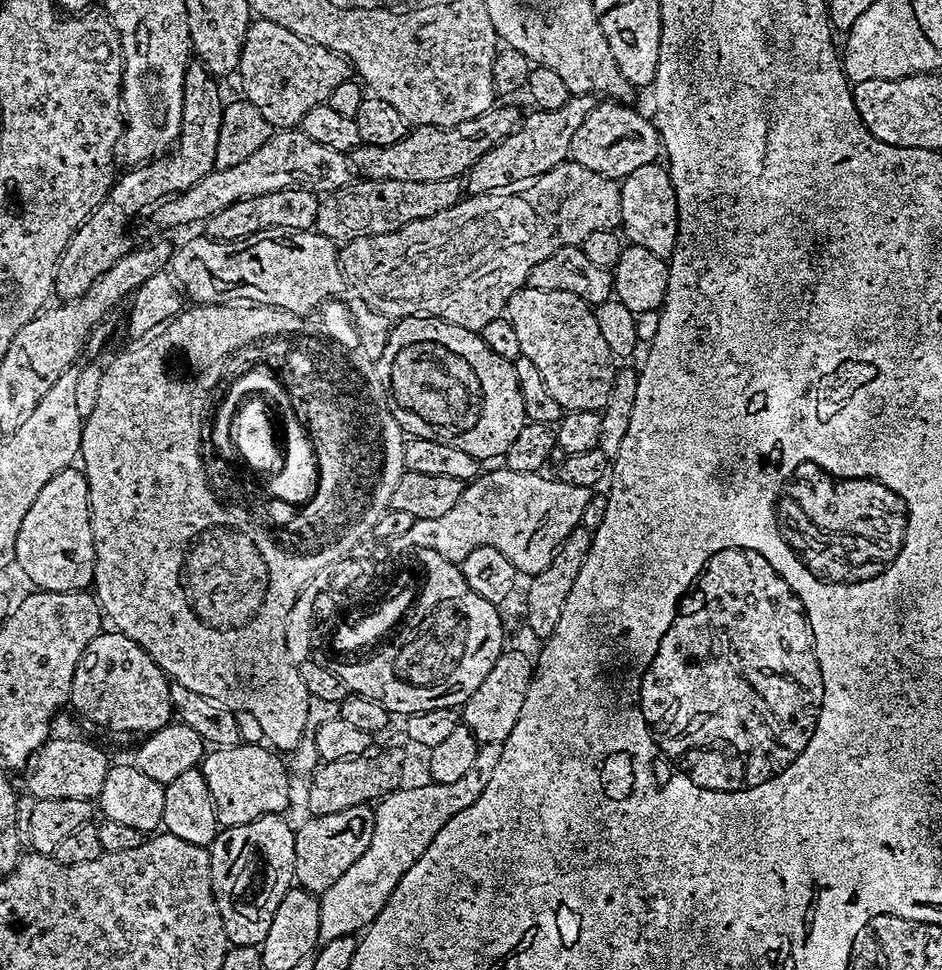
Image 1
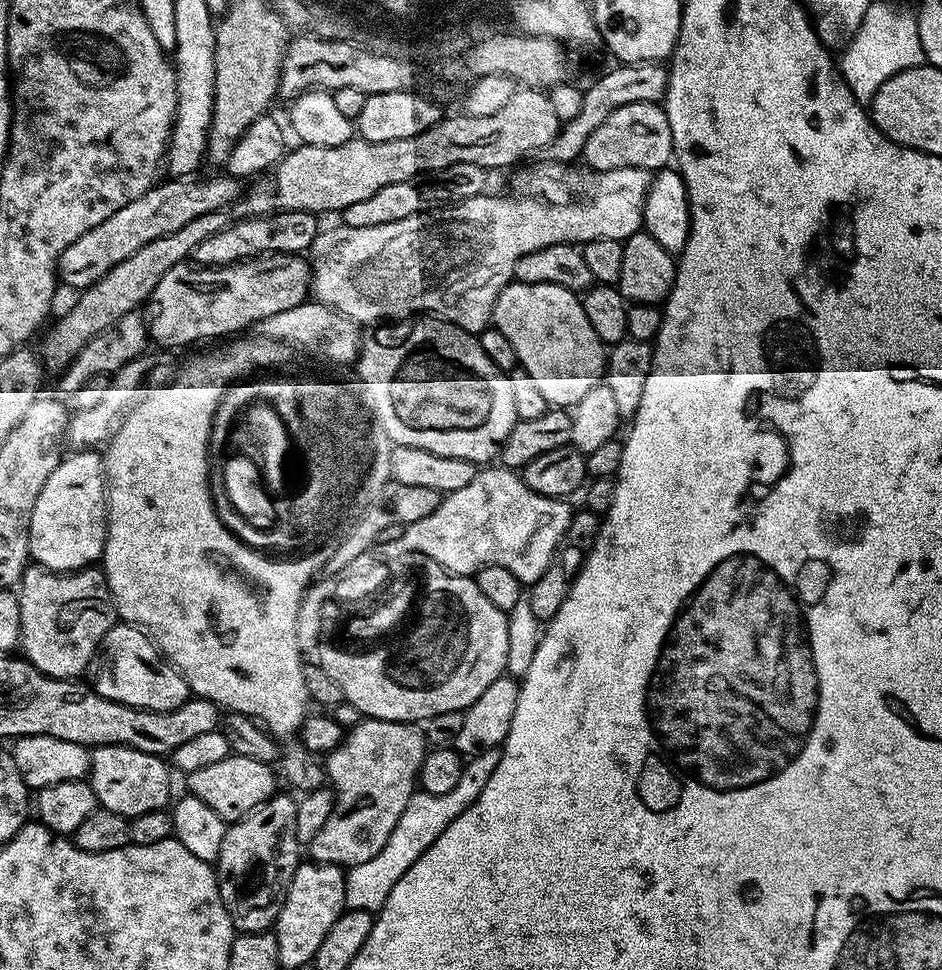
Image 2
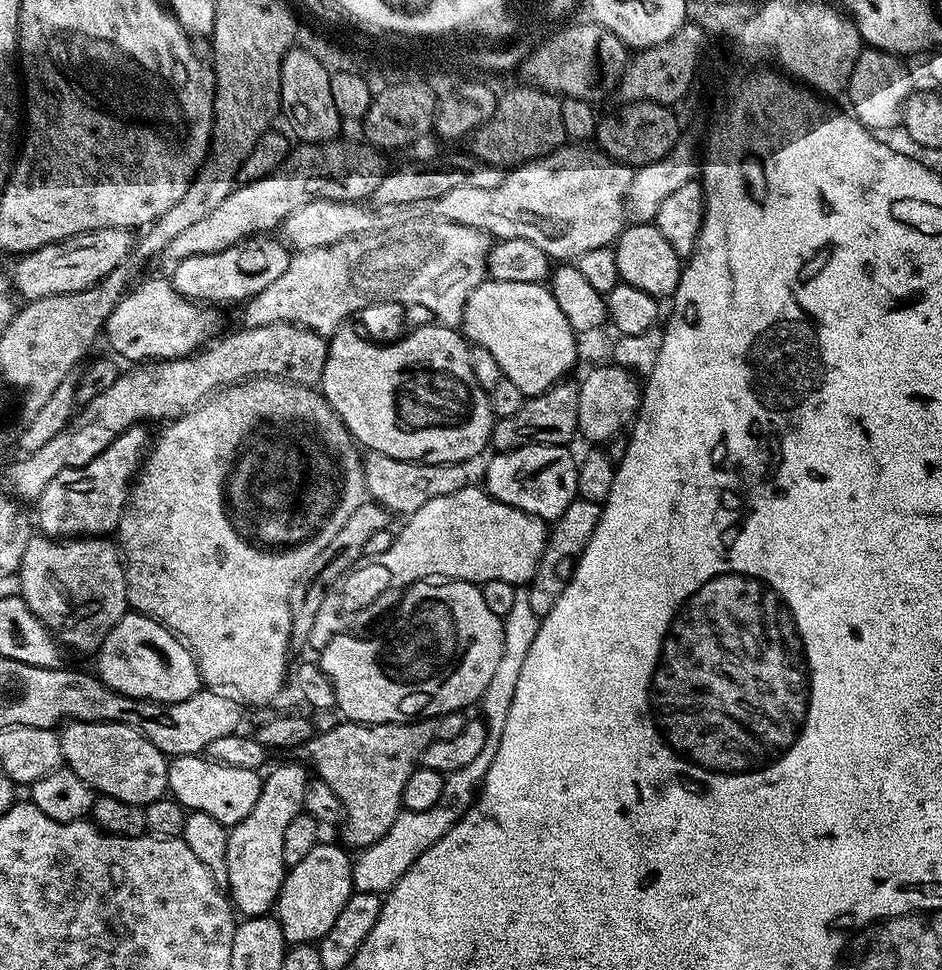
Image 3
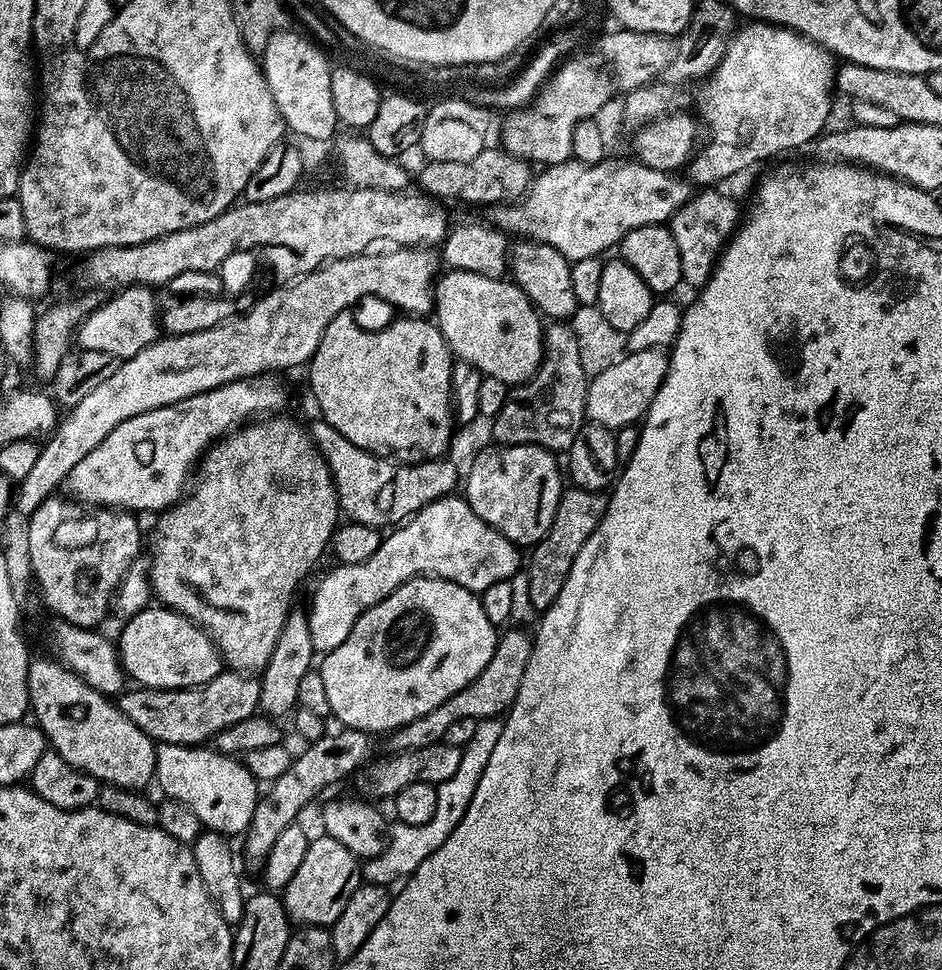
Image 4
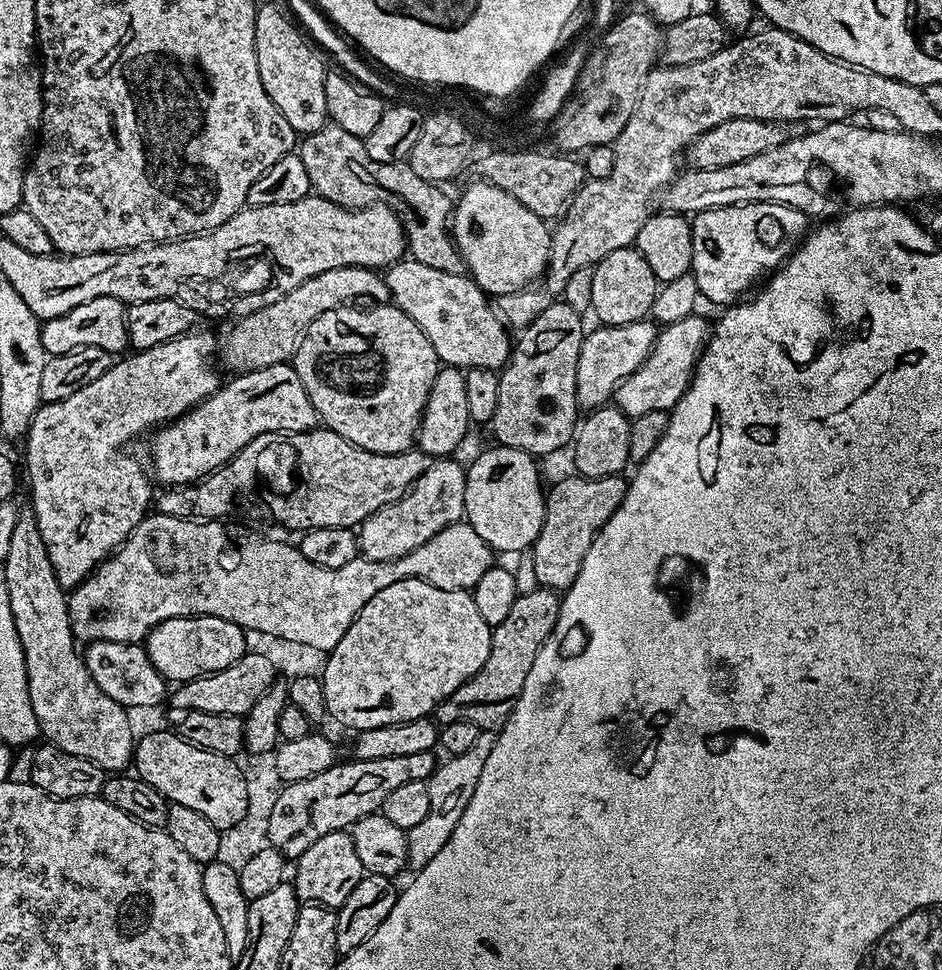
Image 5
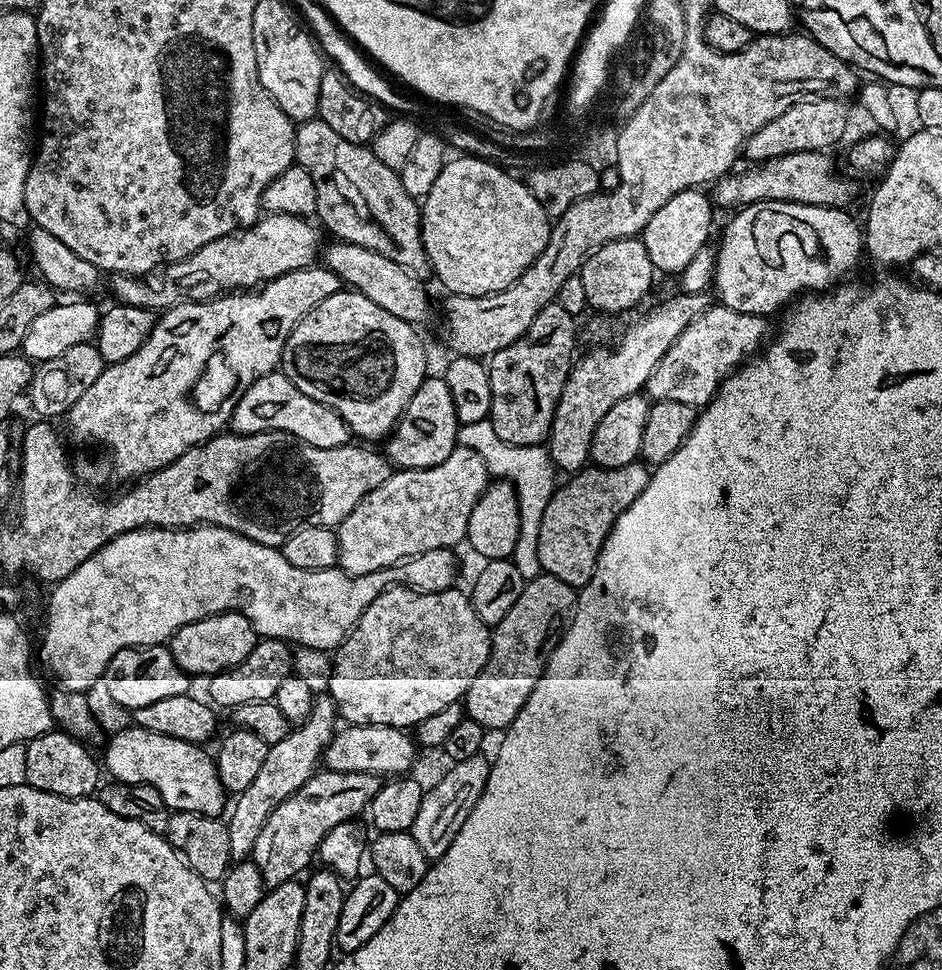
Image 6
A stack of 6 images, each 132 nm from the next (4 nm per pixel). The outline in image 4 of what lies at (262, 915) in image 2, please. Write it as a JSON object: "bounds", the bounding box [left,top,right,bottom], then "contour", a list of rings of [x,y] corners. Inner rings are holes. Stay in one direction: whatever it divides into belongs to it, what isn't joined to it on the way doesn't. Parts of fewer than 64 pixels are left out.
{"bounds":[243,727,373,866],"contour":[[[341,727],[340,732],[329,731],[322,738],[311,741],[301,756],[293,759],[292,765],[277,780],[267,785],[266,791],[256,803],[254,818],[250,822],[248,831],[243,833],[244,856],[256,866],[263,865],[264,859],[270,854],[271,847],[286,830],[286,826],[297,823],[301,819],[300,811],[319,794],[323,788],[339,782],[343,776],[351,777],[369,763],[368,755],[372,752],[373,737],[357,728]]]}

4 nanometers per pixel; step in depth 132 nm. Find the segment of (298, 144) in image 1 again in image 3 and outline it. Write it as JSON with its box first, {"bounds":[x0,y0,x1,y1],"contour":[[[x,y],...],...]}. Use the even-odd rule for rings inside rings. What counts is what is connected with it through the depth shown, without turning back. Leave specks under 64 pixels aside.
{"bounds":[12,228,133,301],"contour":[[[99,228],[65,240],[55,240],[53,244],[13,259],[16,261],[12,264],[12,284],[24,295],[25,301],[86,290],[106,278],[106,274],[110,274],[110,270],[114,270],[114,266],[118,266],[126,254],[130,254],[133,243],[133,233],[127,228]]]}

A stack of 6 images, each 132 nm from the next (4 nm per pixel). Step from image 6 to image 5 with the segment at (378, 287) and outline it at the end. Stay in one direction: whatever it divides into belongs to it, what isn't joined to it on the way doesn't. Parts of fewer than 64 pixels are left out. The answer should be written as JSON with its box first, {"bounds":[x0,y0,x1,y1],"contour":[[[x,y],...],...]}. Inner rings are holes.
{"bounds":[387,258,513,369],"contour":[[[411,258],[397,260],[387,269],[388,294],[391,303],[402,309],[409,318],[430,338],[430,346],[434,346],[434,354],[438,354],[441,365],[450,368],[494,368],[501,369],[508,363],[508,354],[512,350],[513,341],[508,340],[509,329],[500,319],[493,301],[488,293],[476,285],[471,275],[446,270],[434,270],[434,266],[426,266]]]}

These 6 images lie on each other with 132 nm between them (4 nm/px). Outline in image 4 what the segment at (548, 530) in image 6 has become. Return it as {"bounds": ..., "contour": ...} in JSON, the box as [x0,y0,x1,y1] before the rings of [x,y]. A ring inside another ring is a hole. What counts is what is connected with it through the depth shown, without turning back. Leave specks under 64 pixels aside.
{"bounds":[526,486,608,614],"contour":[[[568,486],[563,489],[557,512],[554,514],[552,528],[534,545],[530,552],[532,557],[529,560],[527,557],[526,560],[526,575],[530,582],[530,602],[537,613],[543,614],[550,606],[554,606],[558,594],[562,594],[562,586],[566,586],[566,578],[570,574],[570,566],[574,566],[574,558],[578,558],[578,550],[582,550],[586,538],[592,535],[598,522],[602,522],[607,509],[608,496],[604,492],[591,492],[575,486]]]}

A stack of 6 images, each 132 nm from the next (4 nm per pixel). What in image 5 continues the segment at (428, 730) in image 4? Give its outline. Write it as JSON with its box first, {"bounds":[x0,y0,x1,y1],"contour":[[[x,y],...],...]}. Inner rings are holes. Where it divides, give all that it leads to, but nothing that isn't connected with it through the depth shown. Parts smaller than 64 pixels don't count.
{"bounds":[434,586,561,730],"contour":[[[539,586],[530,594],[517,595],[514,606],[510,606],[510,614],[506,614],[505,620],[492,629],[490,658],[482,662],[482,670],[458,686],[454,694],[447,696],[436,707],[434,719],[437,725],[469,720],[481,730],[499,730],[504,727],[512,713],[513,704],[520,697],[522,686],[526,686],[526,674],[530,674],[530,666],[534,666],[538,650],[558,622],[560,601],[561,597],[551,588]]]}

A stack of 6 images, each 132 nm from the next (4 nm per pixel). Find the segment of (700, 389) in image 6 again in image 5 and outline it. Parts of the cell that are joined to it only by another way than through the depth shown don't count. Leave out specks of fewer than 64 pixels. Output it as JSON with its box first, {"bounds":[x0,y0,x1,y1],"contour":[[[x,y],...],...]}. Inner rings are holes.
{"bounds":[615,314,710,418],"contour":[[[700,314],[682,318],[682,322],[665,324],[656,333],[656,345],[652,353],[616,387],[615,407],[621,408],[624,415],[635,418],[650,411],[667,413],[686,394],[688,384],[692,381],[692,373],[696,371],[704,346],[710,335],[709,321],[704,321]]]}

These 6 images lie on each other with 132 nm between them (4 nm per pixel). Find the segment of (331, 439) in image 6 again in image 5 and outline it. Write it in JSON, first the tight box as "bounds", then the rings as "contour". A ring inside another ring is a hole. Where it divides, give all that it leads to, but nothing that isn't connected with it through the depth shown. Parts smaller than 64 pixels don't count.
{"bounds":[151,363,318,486],"contour":[[[291,363],[275,364],[259,368],[253,372],[241,372],[231,377],[232,381],[221,383],[216,393],[208,396],[198,406],[194,406],[177,420],[157,427],[151,433],[152,464],[156,467],[156,476],[164,486],[194,484],[203,480],[224,464],[228,464],[250,441],[267,432],[308,432],[317,427],[318,417]]]}

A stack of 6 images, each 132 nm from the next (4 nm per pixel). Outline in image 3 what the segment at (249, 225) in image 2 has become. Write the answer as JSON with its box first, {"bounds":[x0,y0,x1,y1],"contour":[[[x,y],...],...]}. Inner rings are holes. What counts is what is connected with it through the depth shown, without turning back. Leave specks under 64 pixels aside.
{"bounds":[170,234,293,306],"contour":[[[268,234],[249,236],[247,240],[239,240],[226,250],[175,261],[171,265],[173,268],[170,273],[174,290],[187,300],[203,302],[208,306],[236,303],[239,305],[251,300],[253,296],[262,294],[262,290],[266,290],[270,282],[276,281],[292,261],[293,253],[279,239],[276,241],[271,240],[272,238]]]}

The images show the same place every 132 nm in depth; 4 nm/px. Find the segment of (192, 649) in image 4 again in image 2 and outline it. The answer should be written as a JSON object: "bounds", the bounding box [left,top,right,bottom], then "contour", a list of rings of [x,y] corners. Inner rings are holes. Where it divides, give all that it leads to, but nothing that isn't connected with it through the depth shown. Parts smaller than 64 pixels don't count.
{"bounds":[91,622,190,712],"contour":[[[117,622],[112,625],[91,662],[91,676],[91,687],[102,694],[102,698],[142,710],[172,712],[190,698],[190,689],[184,676],[156,647],[155,640],[135,624]]]}

